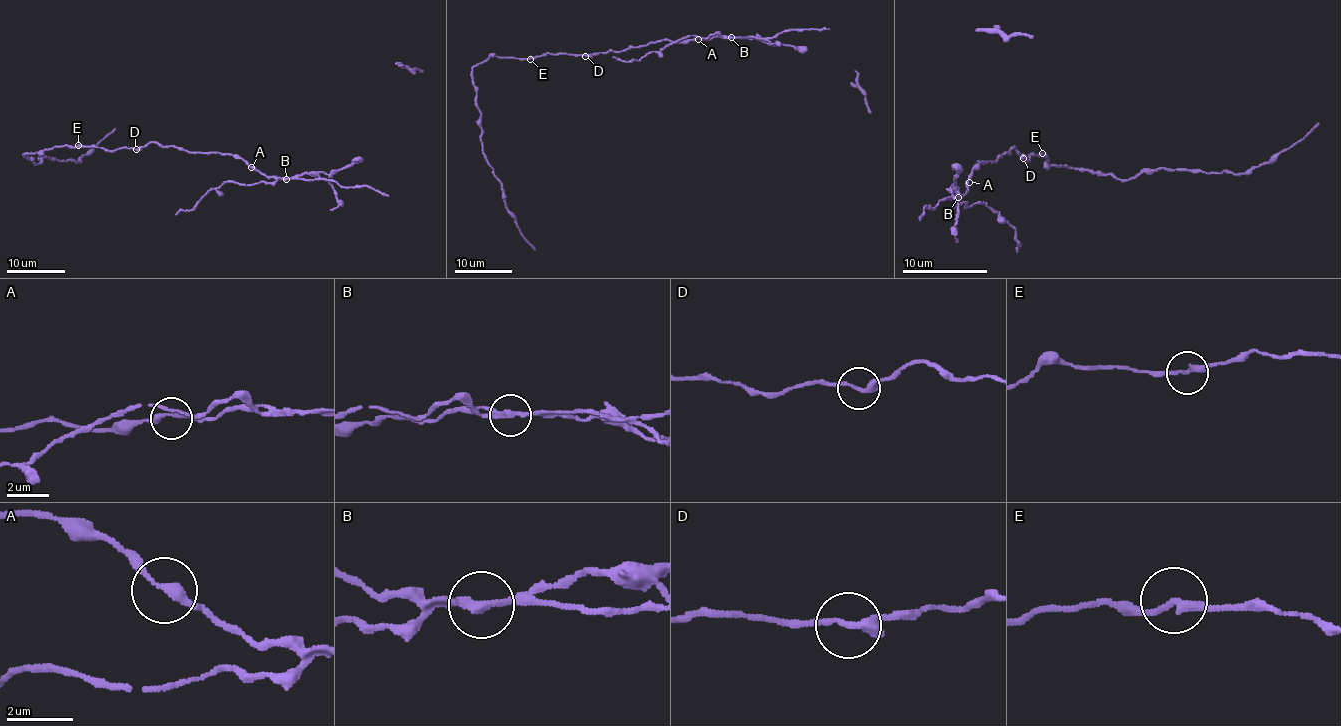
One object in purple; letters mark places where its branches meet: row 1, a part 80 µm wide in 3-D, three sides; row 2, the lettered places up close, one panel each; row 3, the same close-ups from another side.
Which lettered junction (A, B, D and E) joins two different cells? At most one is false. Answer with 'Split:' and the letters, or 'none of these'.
Split: B

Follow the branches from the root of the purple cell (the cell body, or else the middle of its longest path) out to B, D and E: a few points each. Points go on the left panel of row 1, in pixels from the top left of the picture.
B: (160, 143), (189, 152), (237, 154), (267, 176), (286, 179)
D: (160, 143), (150, 142), (136, 149)
E: (160, 143), (150, 142), (137, 149), (118, 148), (114, 151), (78, 145)

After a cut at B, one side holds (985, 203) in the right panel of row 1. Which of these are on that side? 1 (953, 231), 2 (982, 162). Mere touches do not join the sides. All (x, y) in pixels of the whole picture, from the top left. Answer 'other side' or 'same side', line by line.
1: same side
2: other side

